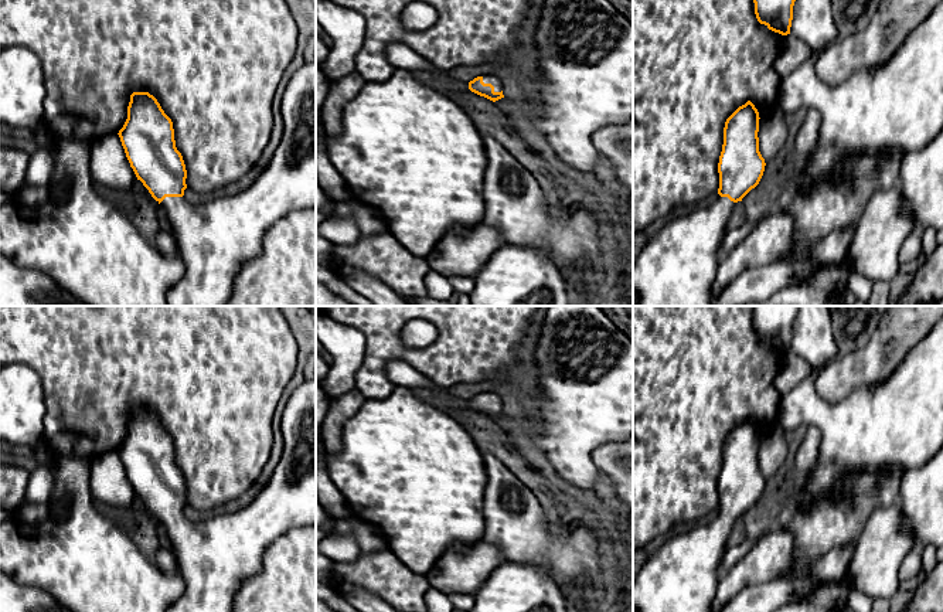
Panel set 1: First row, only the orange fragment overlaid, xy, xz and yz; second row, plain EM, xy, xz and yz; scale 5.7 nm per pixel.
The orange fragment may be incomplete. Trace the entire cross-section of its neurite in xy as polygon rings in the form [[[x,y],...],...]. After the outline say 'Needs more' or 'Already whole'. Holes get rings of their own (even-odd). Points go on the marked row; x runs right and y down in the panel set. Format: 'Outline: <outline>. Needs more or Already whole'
Outline: [[[316,54],[292,75],[286,85],[282,98],[282,118],[285,123],[282,140],[268,166],[251,187],[238,194],[218,194],[193,204],[183,197],[187,188],[187,170],[183,156],[176,147],[171,119],[149,92],[133,92],[130,95],[127,119],[118,135],[137,180],[166,210],[170,231],[178,246],[177,255],[185,266],[181,279],[167,293],[168,306],[227,306],[232,296],[235,276],[248,261],[261,254],[269,228],[293,210],[316,207]]]. Needs more

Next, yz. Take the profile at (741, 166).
Outline: [[[750,101],[726,119],[718,163],[719,197],[711,205],[697,205],[690,214],[667,222],[647,241],[633,264],[633,306],[746,306],[763,302],[783,288],[803,285],[813,276],[817,268],[807,262],[776,262],[746,269],[719,293],[712,292],[721,261],[718,249],[732,210],[759,184],[765,171],[766,163],[759,152],[759,119]]]. Needs more

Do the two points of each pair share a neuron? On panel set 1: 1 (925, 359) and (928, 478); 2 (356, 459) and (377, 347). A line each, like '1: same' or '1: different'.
1: different
2: different

